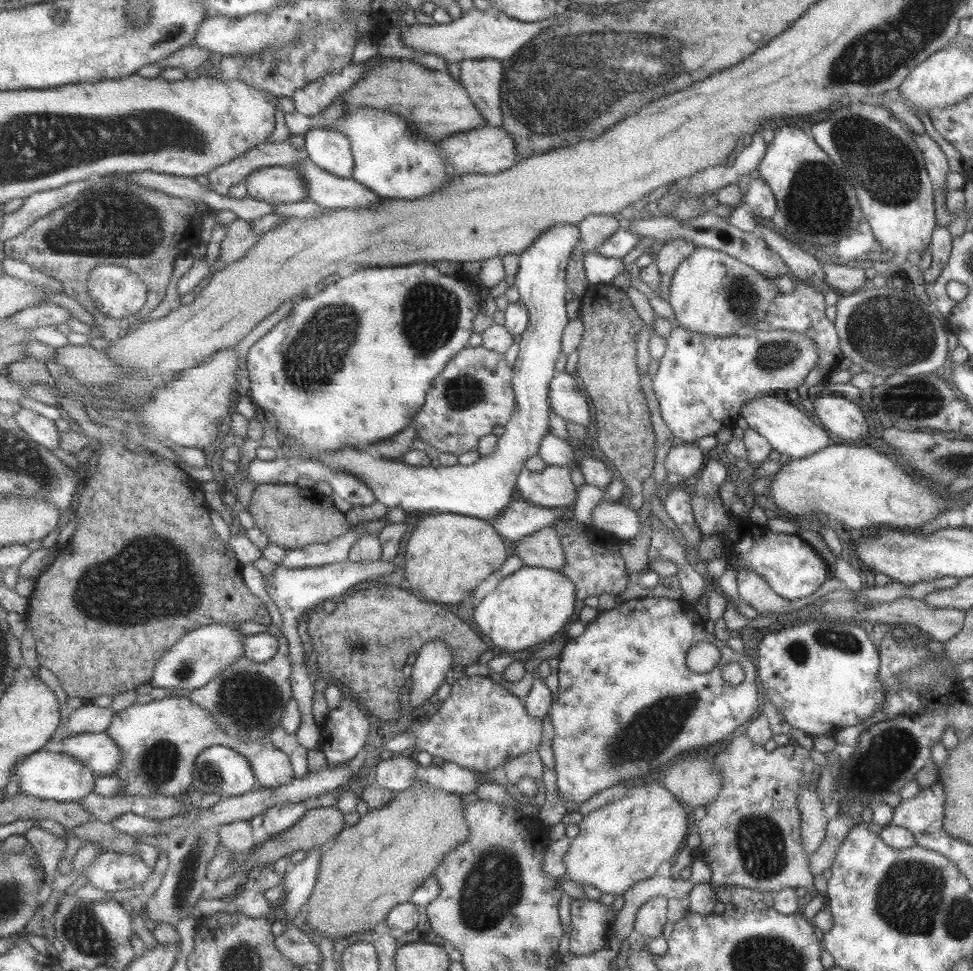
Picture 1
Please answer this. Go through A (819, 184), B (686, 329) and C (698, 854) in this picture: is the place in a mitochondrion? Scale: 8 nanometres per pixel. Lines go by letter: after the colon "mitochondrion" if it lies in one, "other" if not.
A: mitochondrion
B: other
C: other

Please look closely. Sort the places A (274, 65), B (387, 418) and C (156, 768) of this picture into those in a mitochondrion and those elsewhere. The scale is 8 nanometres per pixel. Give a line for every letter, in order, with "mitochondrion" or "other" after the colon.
A: mitochondrion
B: other
C: mitochondrion

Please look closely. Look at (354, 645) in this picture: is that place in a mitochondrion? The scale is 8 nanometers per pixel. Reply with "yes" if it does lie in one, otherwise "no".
yes

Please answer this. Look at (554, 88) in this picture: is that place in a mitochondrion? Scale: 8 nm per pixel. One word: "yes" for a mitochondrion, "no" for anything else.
yes

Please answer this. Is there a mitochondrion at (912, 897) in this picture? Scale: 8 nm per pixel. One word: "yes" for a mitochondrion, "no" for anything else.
yes

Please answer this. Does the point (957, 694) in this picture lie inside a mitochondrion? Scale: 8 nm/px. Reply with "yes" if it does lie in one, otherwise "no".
no

